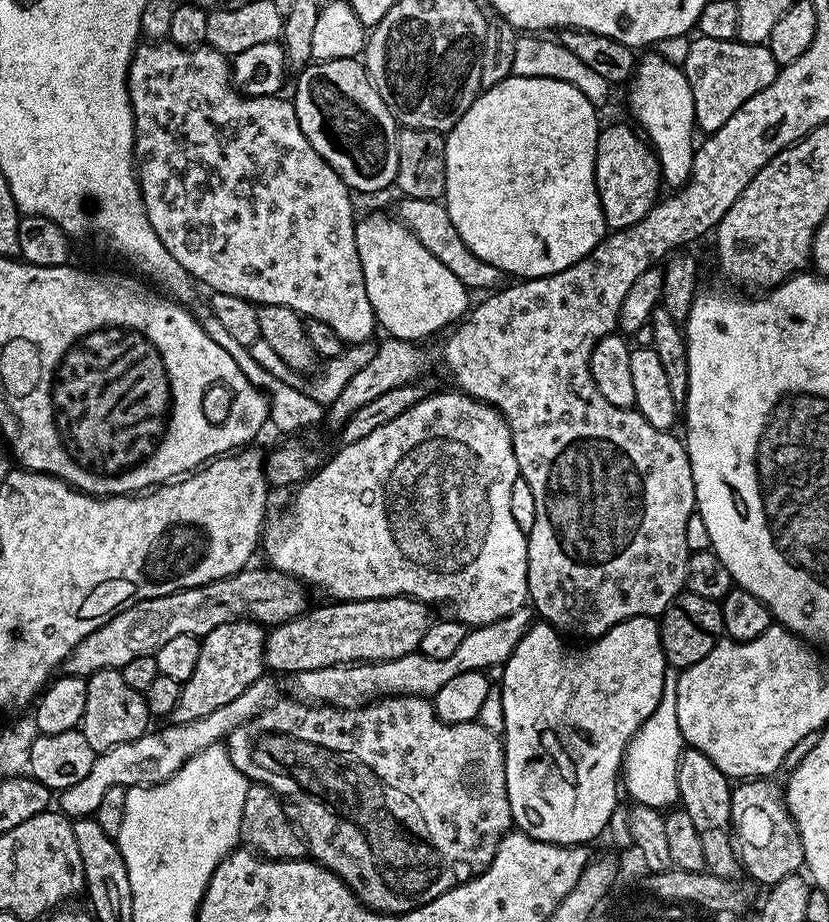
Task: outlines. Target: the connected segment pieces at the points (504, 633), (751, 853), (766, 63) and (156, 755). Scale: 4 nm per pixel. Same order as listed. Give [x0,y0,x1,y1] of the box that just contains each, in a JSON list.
[[295,607,533,708],[732,778,805,886],[682,35,778,134],[58,678,273,818]]

